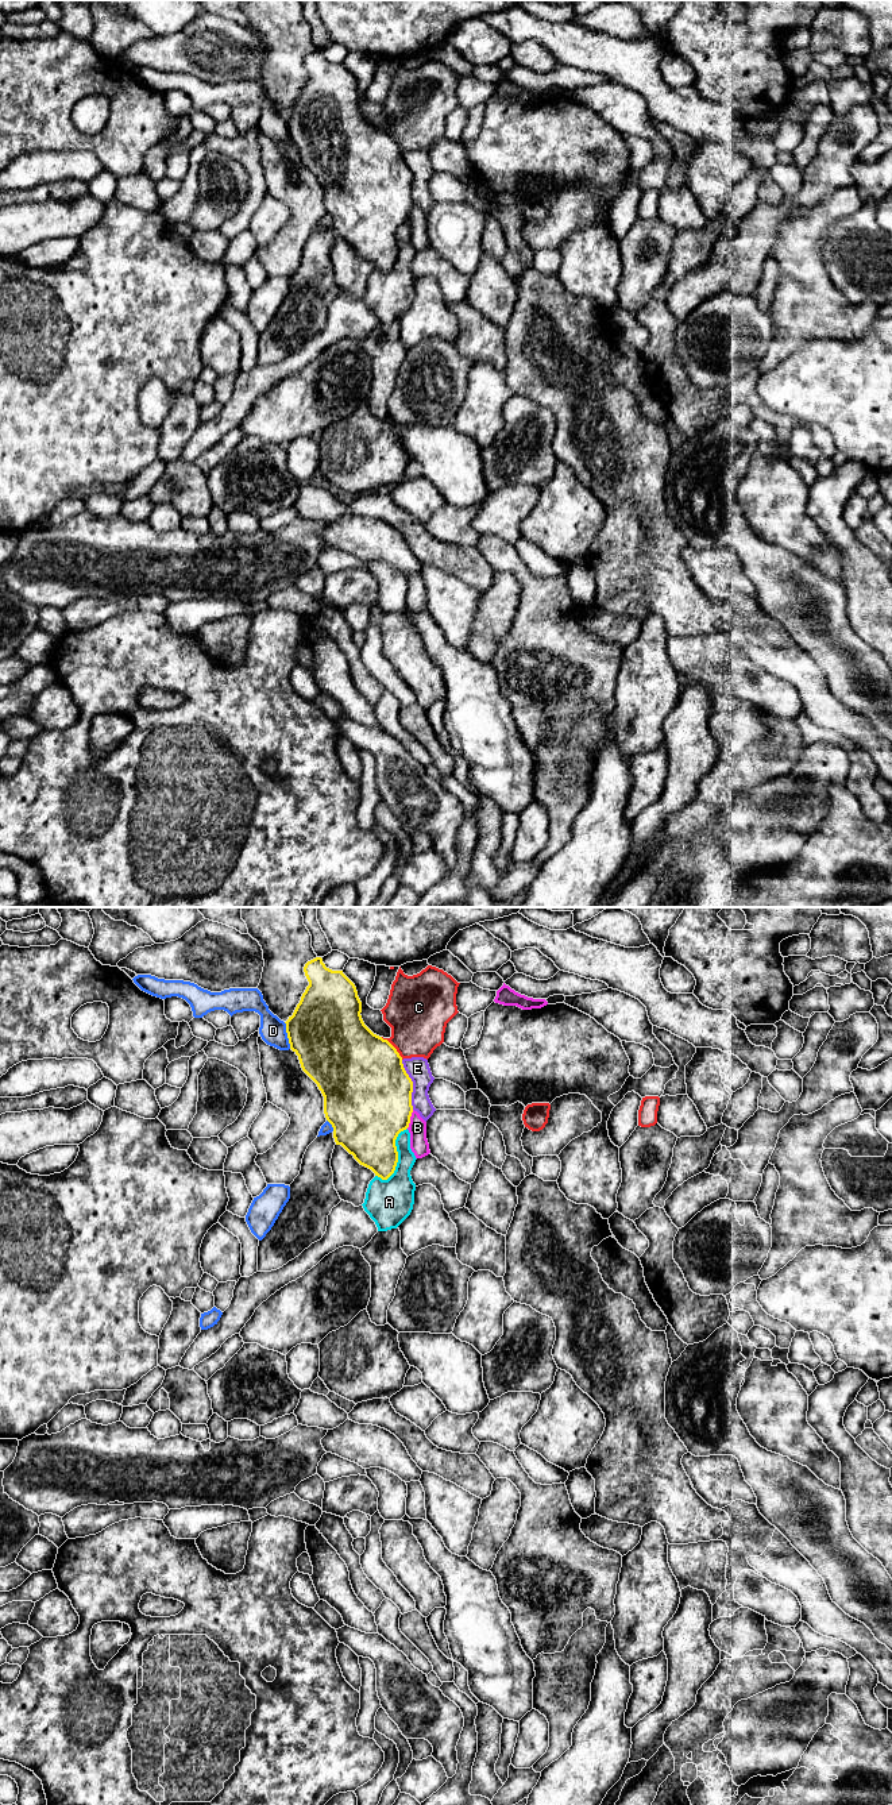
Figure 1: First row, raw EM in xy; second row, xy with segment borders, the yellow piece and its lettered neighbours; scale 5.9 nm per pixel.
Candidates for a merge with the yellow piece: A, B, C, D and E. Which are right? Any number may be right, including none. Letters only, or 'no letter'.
no letter

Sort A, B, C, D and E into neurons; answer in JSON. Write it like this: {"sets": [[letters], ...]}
{"sets": [["A"], ["B"], ["C"], ["D"], ["E"]]}

